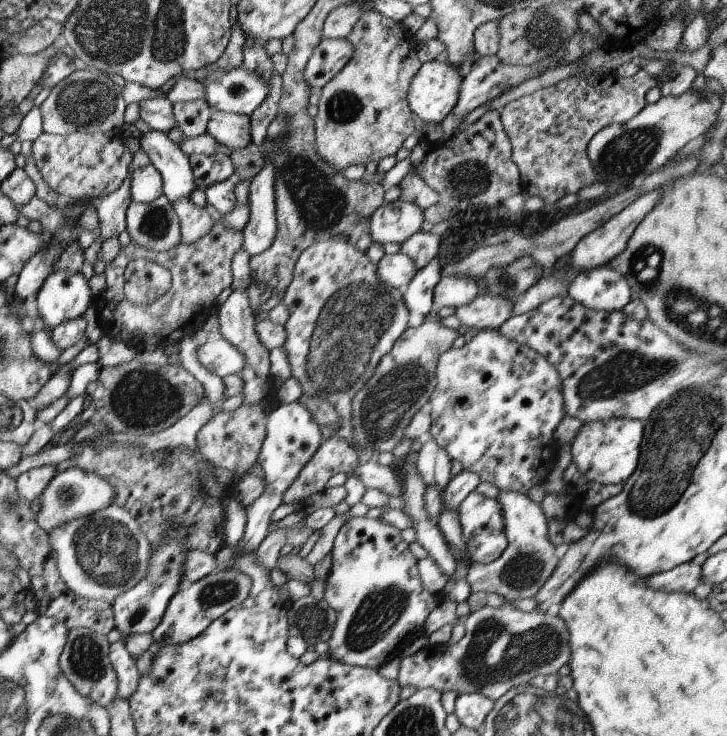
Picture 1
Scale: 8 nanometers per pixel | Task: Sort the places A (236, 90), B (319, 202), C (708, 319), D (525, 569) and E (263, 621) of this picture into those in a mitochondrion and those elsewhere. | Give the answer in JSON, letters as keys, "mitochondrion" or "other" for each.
{"A":"other","B":"mitochondrion","C":"mitochondrion","D":"mitochondrion","E":"other"}

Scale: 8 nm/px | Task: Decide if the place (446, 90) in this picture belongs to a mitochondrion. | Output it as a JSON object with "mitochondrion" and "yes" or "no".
{"mitochondrion":"no"}

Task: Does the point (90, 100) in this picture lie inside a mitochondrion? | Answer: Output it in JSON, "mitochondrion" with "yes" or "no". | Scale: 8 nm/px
{"mitochondrion":"yes"}

